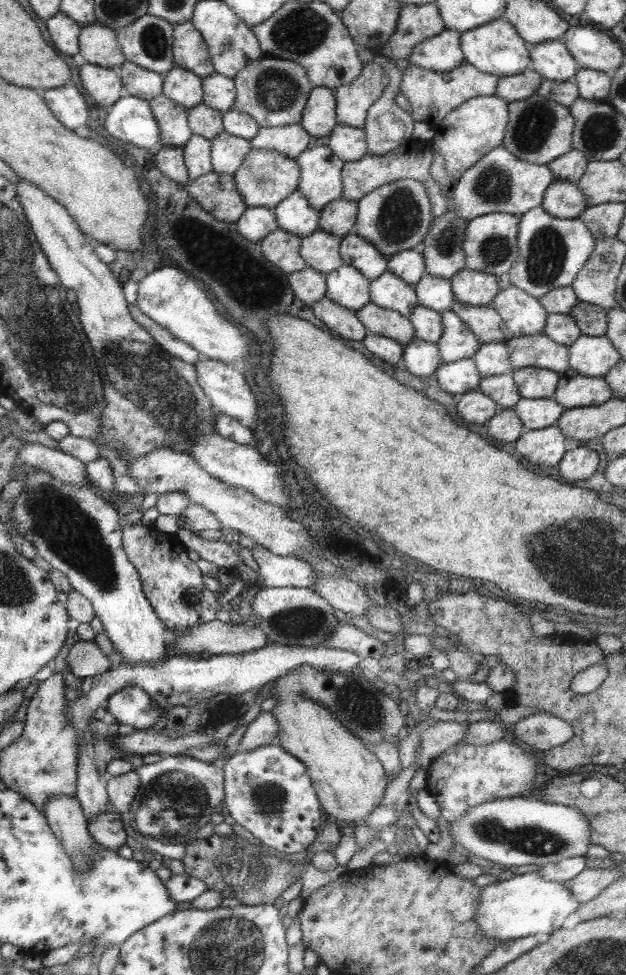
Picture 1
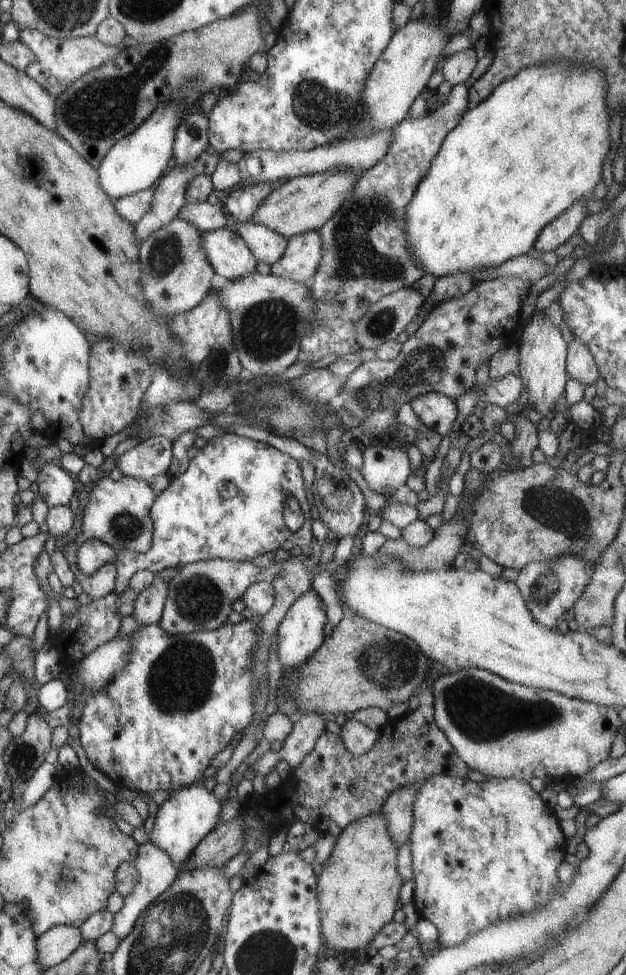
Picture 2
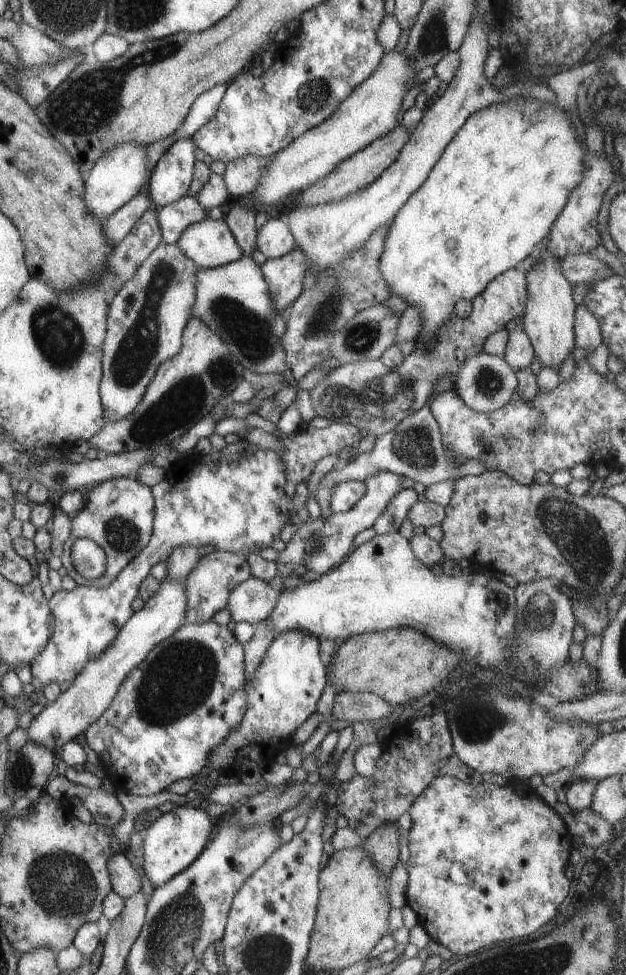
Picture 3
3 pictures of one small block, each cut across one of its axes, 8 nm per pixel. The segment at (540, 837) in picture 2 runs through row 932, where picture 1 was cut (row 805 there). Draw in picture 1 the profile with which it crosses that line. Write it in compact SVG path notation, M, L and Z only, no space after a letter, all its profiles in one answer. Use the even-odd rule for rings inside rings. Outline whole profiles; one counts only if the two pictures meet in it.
M505 738L486 745L459 743L431 760L423 790L433 796L443 818L450 824L476 804L525 794L531 788L538 760L538 753L521 747L521 744L519 747L519 744L506 742Z

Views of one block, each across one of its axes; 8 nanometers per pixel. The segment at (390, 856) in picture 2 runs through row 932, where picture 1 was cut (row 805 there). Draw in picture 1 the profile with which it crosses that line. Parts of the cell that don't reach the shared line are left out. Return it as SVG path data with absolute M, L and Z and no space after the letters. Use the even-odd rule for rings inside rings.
M300 664L273 681L271 696L275 698L275 707L270 713L278 726L276 743L305 765L328 819L345 820L351 826L361 824L382 799L388 782L381 763L372 753L372 746L383 741L397 744L396 735L403 726L403 715L393 701L393 692L389 689L379 692L369 680L355 674L315 671L309 665Z

